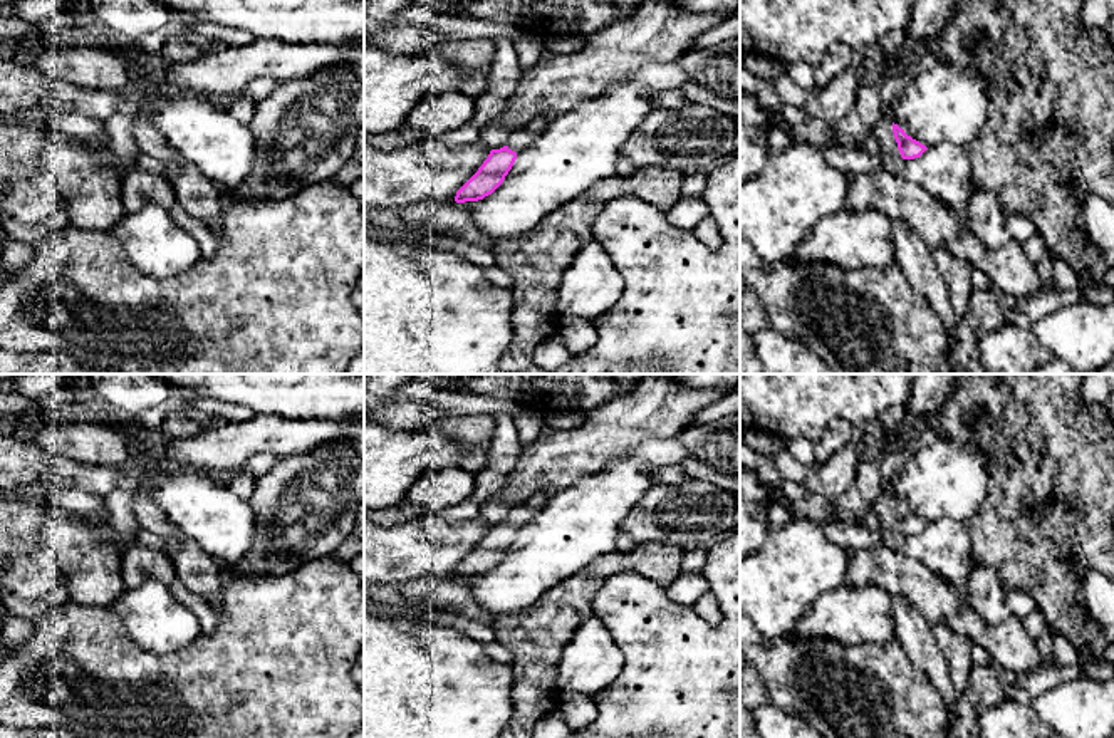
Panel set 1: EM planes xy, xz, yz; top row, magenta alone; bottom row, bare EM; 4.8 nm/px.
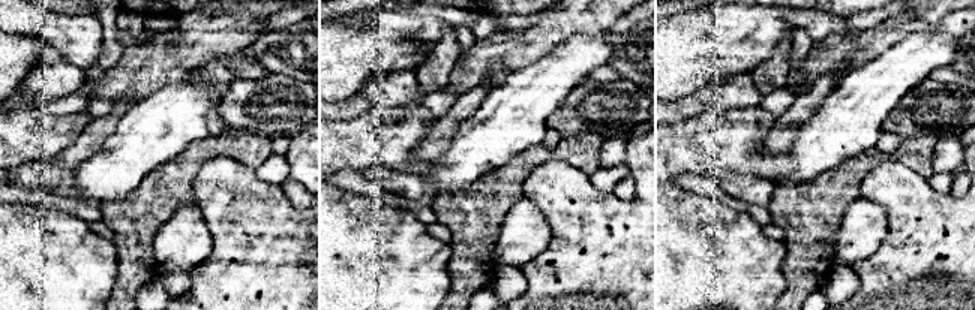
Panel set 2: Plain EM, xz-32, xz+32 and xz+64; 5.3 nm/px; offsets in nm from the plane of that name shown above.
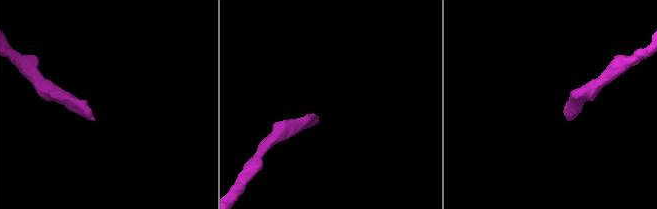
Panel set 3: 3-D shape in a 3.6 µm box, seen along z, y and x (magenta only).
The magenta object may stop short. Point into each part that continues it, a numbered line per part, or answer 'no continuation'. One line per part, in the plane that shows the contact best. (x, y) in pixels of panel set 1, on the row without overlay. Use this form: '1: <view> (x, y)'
1: yz (883, 507)

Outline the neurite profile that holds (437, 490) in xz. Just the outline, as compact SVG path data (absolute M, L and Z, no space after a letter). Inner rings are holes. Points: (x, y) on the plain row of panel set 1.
M441 468L423 475L411 488L409 500L438 513L470 500L473 490L475 473L466 468Z

